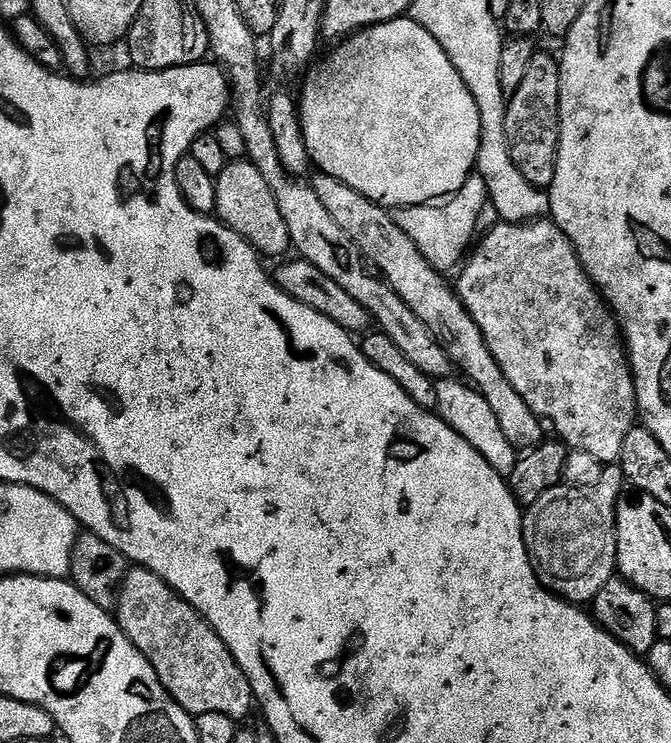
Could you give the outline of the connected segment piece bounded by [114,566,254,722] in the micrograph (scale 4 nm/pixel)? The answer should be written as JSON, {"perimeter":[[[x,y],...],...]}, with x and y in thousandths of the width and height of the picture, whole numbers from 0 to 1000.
{"perimeter":[[[207,762],[192,763],[176,793],[170,833],[197,861],[200,871],[224,891],[224,896],[230,896],[255,942],[277,954],[288,966],[301,961],[337,961],[337,966],[364,972],[376,953],[379,958],[376,925],[367,907],[361,907],[361,896],[355,896],[349,880],[343,880],[337,864],[331,864],[331,859],[325,859],[322,849],[306,837],[298,824],[277,812],[252,786],[241,783],[235,773]]]}

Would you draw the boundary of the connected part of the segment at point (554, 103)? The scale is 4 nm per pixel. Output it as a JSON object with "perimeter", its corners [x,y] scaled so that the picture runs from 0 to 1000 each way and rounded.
{"perimeter":[[[802,67],[796,78],[790,78],[790,90],[776,114],[766,128],[757,131],[754,148],[754,191],[760,191],[760,213],[766,213],[766,223],[796,250],[817,256],[826,245],[826,234],[832,229],[832,197],[835,195],[835,82],[827,74]]]}

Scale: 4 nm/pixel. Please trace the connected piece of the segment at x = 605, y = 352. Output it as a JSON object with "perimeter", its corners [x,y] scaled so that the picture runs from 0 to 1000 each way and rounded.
{"perimeter":[[[821,295],[790,296],[785,301],[742,299],[736,306],[726,308],[720,316],[721,324],[712,331],[708,330],[709,341],[703,339],[690,357],[693,361],[692,367],[686,371],[686,382],[683,381],[683,397],[694,412],[700,428],[706,428],[706,433],[712,433],[712,444],[718,444],[718,455],[724,455],[724,466],[730,466],[730,476],[736,476],[736,487],[742,487],[742,493],[748,493],[748,503],[754,503],[754,509],[760,509],[760,520],[766,520],[766,525],[772,525],[772,530],[784,541],[784,546],[790,546],[790,552],[796,552],[806,567],[815,568],[818,572],[823,569],[829,575],[827,585],[845,598],[848,604],[885,611],[885,616],[891,616],[903,627],[917,626],[927,611],[927,598],[933,595],[933,587],[939,584],[942,576],[949,575],[951,545],[948,515],[942,507],[942,491],[936,487],[936,470],[923,435],[912,423],[912,416],[902,409],[899,398],[888,389],[887,380],[867,358],[858,341],[858,332],[852,330],[849,320],[844,320],[841,311]]]}

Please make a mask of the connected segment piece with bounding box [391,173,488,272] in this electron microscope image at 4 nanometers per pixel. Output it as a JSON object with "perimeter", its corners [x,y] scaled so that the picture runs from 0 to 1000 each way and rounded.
{"perimeter":[[[703,233],[697,237],[689,254],[680,262],[666,268],[659,276],[626,275],[621,279],[589,280],[583,284],[587,299],[611,316],[613,323],[623,331],[630,345],[654,362],[666,366],[690,351],[694,334],[702,332],[700,326],[706,312],[712,310],[714,296],[726,279],[727,256],[723,241],[717,236]]]}

